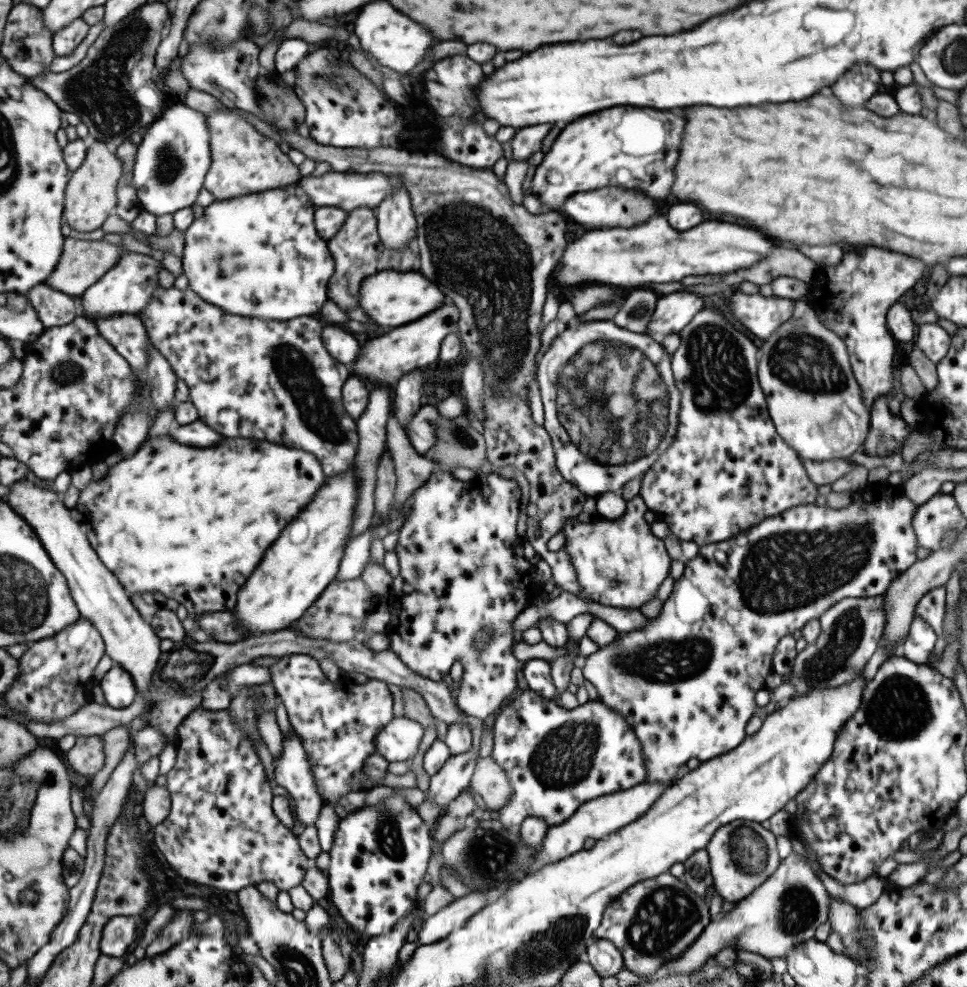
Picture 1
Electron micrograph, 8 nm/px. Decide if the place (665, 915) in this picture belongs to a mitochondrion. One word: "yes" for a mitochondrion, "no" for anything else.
yes

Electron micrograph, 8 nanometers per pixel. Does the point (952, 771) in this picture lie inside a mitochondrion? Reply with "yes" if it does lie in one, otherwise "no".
no

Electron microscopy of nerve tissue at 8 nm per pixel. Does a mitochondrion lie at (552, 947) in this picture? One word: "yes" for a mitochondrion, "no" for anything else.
yes

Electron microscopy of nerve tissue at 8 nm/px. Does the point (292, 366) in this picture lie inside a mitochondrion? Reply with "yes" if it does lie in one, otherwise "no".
no

